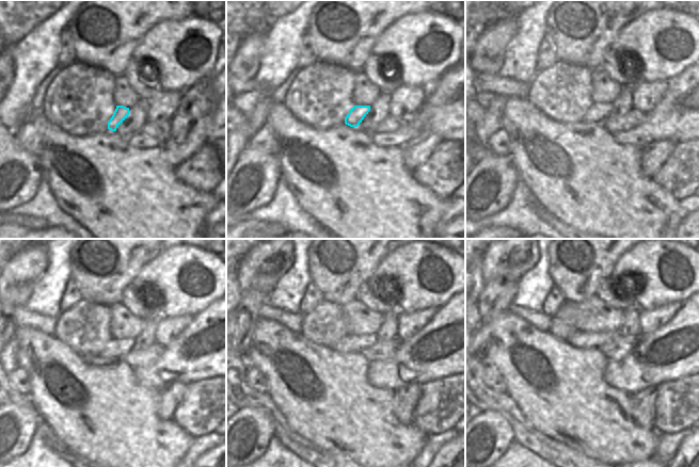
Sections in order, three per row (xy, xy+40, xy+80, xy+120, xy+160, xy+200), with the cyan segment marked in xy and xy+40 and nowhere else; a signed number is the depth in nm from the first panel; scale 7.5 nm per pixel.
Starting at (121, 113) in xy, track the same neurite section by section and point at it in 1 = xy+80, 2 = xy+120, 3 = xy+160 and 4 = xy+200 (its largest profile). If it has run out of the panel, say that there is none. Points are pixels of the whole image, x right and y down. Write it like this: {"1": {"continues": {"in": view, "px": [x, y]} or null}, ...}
{"1": {"continues": {"in": "xy+80", "px": [598, 112]}}, "2": {"continues": {"in": "xy+120", "px": [114, 348]}}, "3": {"continues": {"in": "xy+160", "px": [349, 343]}}, "4": {"continues": {"in": "xy+200", "px": [581, 339]}}}

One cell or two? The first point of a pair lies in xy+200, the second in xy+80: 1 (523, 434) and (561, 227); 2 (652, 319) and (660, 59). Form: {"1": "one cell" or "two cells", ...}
{"1": "one cell", "2": "two cells"}

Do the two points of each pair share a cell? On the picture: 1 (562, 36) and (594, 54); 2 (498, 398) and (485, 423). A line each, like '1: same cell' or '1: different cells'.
1: same cell
2: different cells

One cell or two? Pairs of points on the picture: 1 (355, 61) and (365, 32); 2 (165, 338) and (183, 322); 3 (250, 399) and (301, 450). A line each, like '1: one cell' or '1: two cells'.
1: one cell
2: one cell
3: one cell

